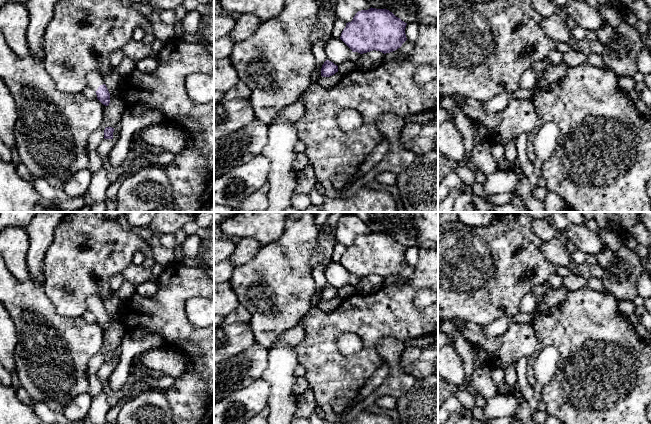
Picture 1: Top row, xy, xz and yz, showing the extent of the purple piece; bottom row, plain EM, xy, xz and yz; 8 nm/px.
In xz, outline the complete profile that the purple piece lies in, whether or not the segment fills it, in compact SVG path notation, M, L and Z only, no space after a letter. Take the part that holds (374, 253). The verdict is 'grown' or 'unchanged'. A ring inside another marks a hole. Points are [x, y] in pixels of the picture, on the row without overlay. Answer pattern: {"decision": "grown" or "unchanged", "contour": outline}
{"decision": "unchanged", "contour": "M370 232L358 235L341 257L340 263L360 278L373 274L384 278L400 272L407 264L407 247L387 233Z"}

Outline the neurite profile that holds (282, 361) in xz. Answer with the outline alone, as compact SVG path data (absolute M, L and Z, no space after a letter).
M280 341L269 350L267 367L262 379L270 386L267 399L269 424L292 424L297 394L294 392L295 369L299 365L294 346Z

